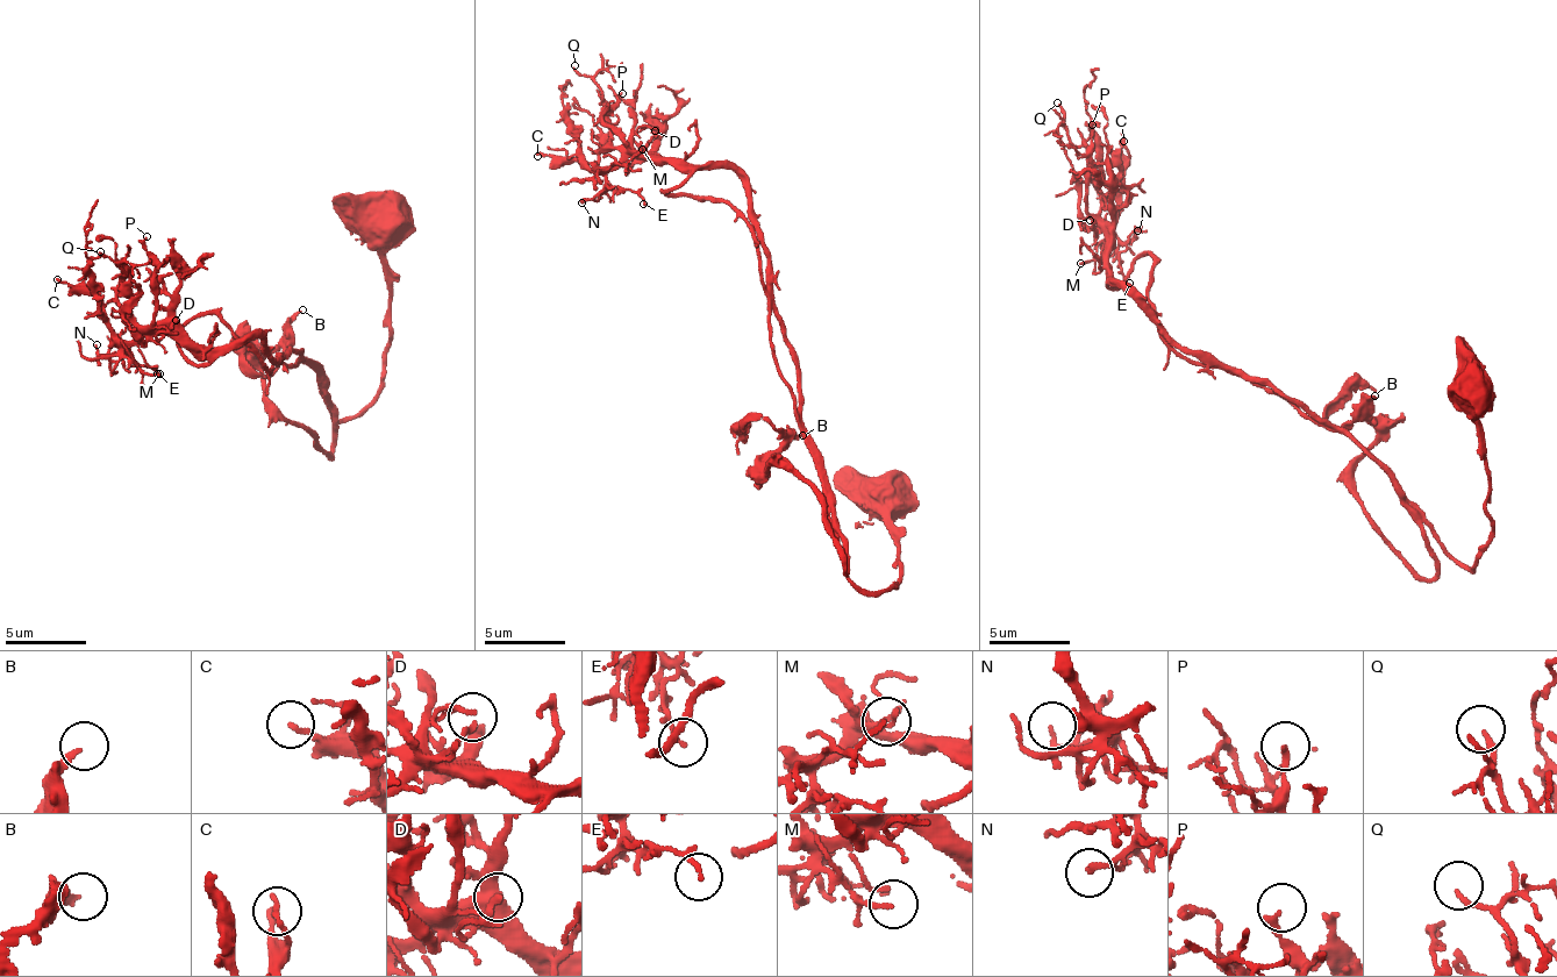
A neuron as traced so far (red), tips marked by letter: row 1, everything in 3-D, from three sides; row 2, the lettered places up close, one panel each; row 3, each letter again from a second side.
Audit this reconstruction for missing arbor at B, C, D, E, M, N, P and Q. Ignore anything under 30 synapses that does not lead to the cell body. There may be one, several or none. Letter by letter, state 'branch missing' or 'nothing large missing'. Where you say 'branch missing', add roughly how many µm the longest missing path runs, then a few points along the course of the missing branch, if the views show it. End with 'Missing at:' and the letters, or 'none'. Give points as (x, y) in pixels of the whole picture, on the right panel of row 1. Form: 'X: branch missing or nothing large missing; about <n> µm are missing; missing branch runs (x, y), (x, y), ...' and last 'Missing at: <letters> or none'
B: branch missing; about 9 µm are missing; missing branch runs (1375, 396), (1366, 378), (1375, 349), (1348, 335), (1344, 314)
C: nothing large missing
D: nothing large missing
E: nothing large missing
M: nothing large missing
N: nothing large missing
P: nothing large missing
Q: nothing large missing
Missing at: B

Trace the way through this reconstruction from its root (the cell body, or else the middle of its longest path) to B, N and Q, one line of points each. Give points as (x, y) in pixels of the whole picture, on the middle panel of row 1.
B: (885, 496), (901, 583), (876, 593), (843, 562), (844, 572), (805, 482), (776, 460), (766, 471), (802, 435)
N: (885, 496), (901, 583), (876, 593), (838, 553), (737, 173), (625, 157), (581, 202)
Q: (885, 496), (901, 583), (876, 593), (838, 553), (750, 193), (729, 169), (612, 144), (604, 93), (575, 65)

